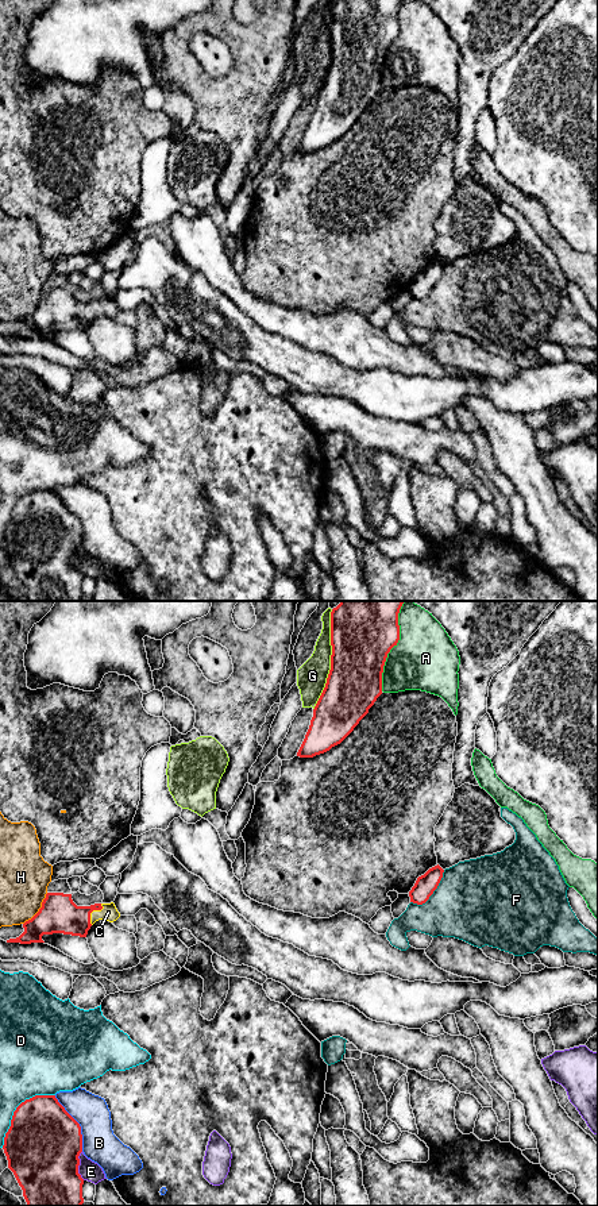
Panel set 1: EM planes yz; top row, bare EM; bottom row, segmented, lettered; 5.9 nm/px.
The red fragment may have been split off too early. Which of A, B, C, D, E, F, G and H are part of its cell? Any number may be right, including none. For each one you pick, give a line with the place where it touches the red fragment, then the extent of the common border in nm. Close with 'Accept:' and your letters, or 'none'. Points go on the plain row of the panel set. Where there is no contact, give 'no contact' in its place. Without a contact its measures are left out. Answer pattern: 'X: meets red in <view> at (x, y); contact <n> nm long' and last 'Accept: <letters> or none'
C: meets red in yz at (92, 305); contact 140 nm long
Accept: C

